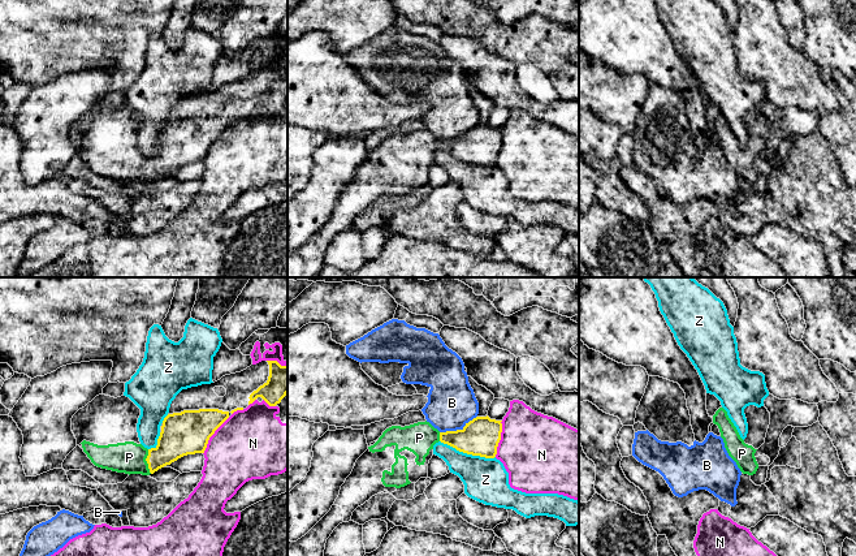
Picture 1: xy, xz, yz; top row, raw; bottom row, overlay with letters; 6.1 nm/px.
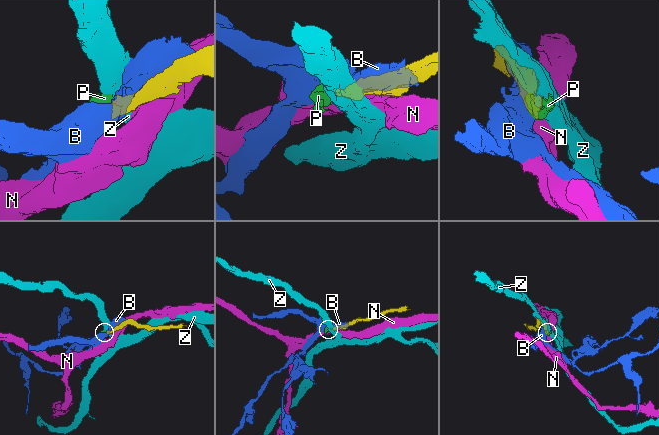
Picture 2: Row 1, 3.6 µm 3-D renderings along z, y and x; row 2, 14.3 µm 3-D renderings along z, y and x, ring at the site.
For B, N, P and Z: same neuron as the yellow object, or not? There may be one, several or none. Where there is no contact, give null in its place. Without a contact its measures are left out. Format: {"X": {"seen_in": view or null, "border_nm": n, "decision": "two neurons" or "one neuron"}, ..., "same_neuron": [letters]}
{"B": {"seen_in": "xz", "border_nm": 260, "decision": "two neurons"}, "N": {"seen_in": "xy", "border_nm": 280, "decision": "two neurons"}, "P": {"seen_in": "xy", "border_nm": 150, "decision": "one neuron"}, "Z": {"seen_in": "xz", "border_nm": 360, "decision": "two neurons"}, "same_neuron": ["P"]}

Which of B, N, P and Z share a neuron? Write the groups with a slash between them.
B / N / P / Z

